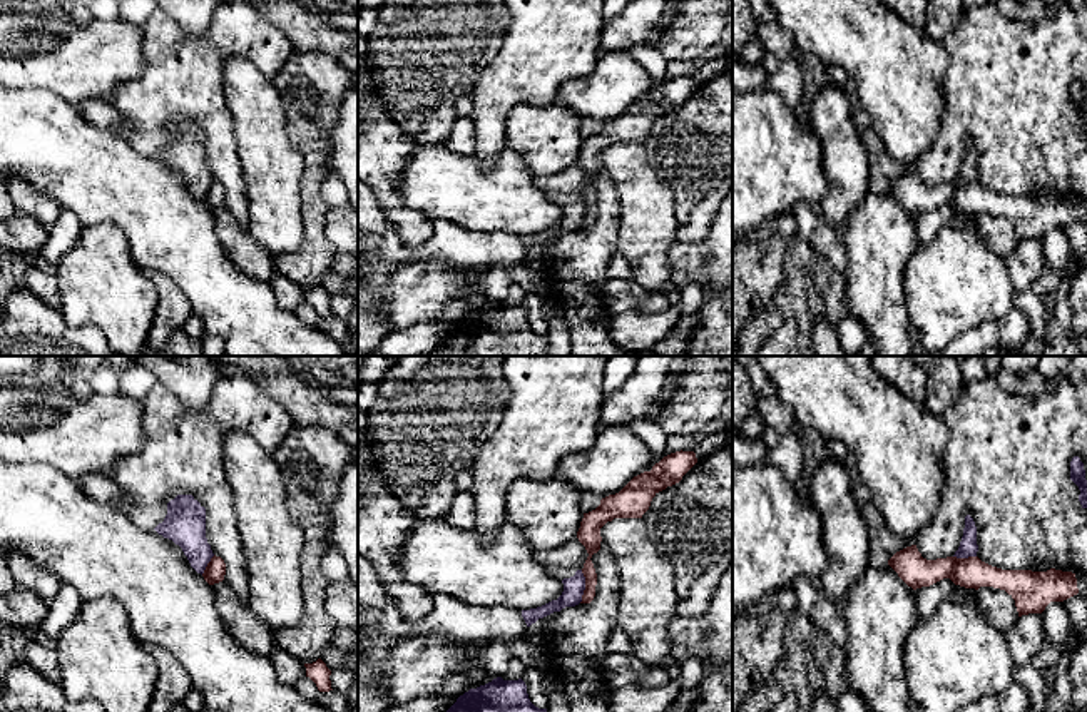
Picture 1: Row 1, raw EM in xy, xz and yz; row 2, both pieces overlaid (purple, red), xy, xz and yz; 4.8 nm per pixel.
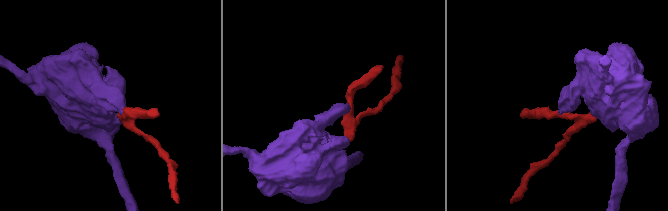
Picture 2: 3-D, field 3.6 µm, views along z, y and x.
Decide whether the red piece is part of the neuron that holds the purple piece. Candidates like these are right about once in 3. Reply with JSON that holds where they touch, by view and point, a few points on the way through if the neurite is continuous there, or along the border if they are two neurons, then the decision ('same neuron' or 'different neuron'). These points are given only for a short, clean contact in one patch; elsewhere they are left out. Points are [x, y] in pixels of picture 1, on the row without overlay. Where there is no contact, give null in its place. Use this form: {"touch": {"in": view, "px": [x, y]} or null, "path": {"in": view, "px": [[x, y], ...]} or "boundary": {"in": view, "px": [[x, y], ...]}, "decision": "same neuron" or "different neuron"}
{"touch": {"in": "xz", "px": [584, 213]}, "boundary": {"in": "xz", "px": [[582, 196], [584, 219], [579, 228]]}, "decision": "different neuron"}

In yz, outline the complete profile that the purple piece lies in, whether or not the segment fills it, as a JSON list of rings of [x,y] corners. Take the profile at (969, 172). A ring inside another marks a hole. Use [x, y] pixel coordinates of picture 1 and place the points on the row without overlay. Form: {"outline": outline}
{"outline": [[[967,140],[963,162],[962,162],[960,172],[953,182],[957,182],[957,184],[977,182],[977,177],[978,177],[977,152],[975,152],[973,144],[970,140]]]}

